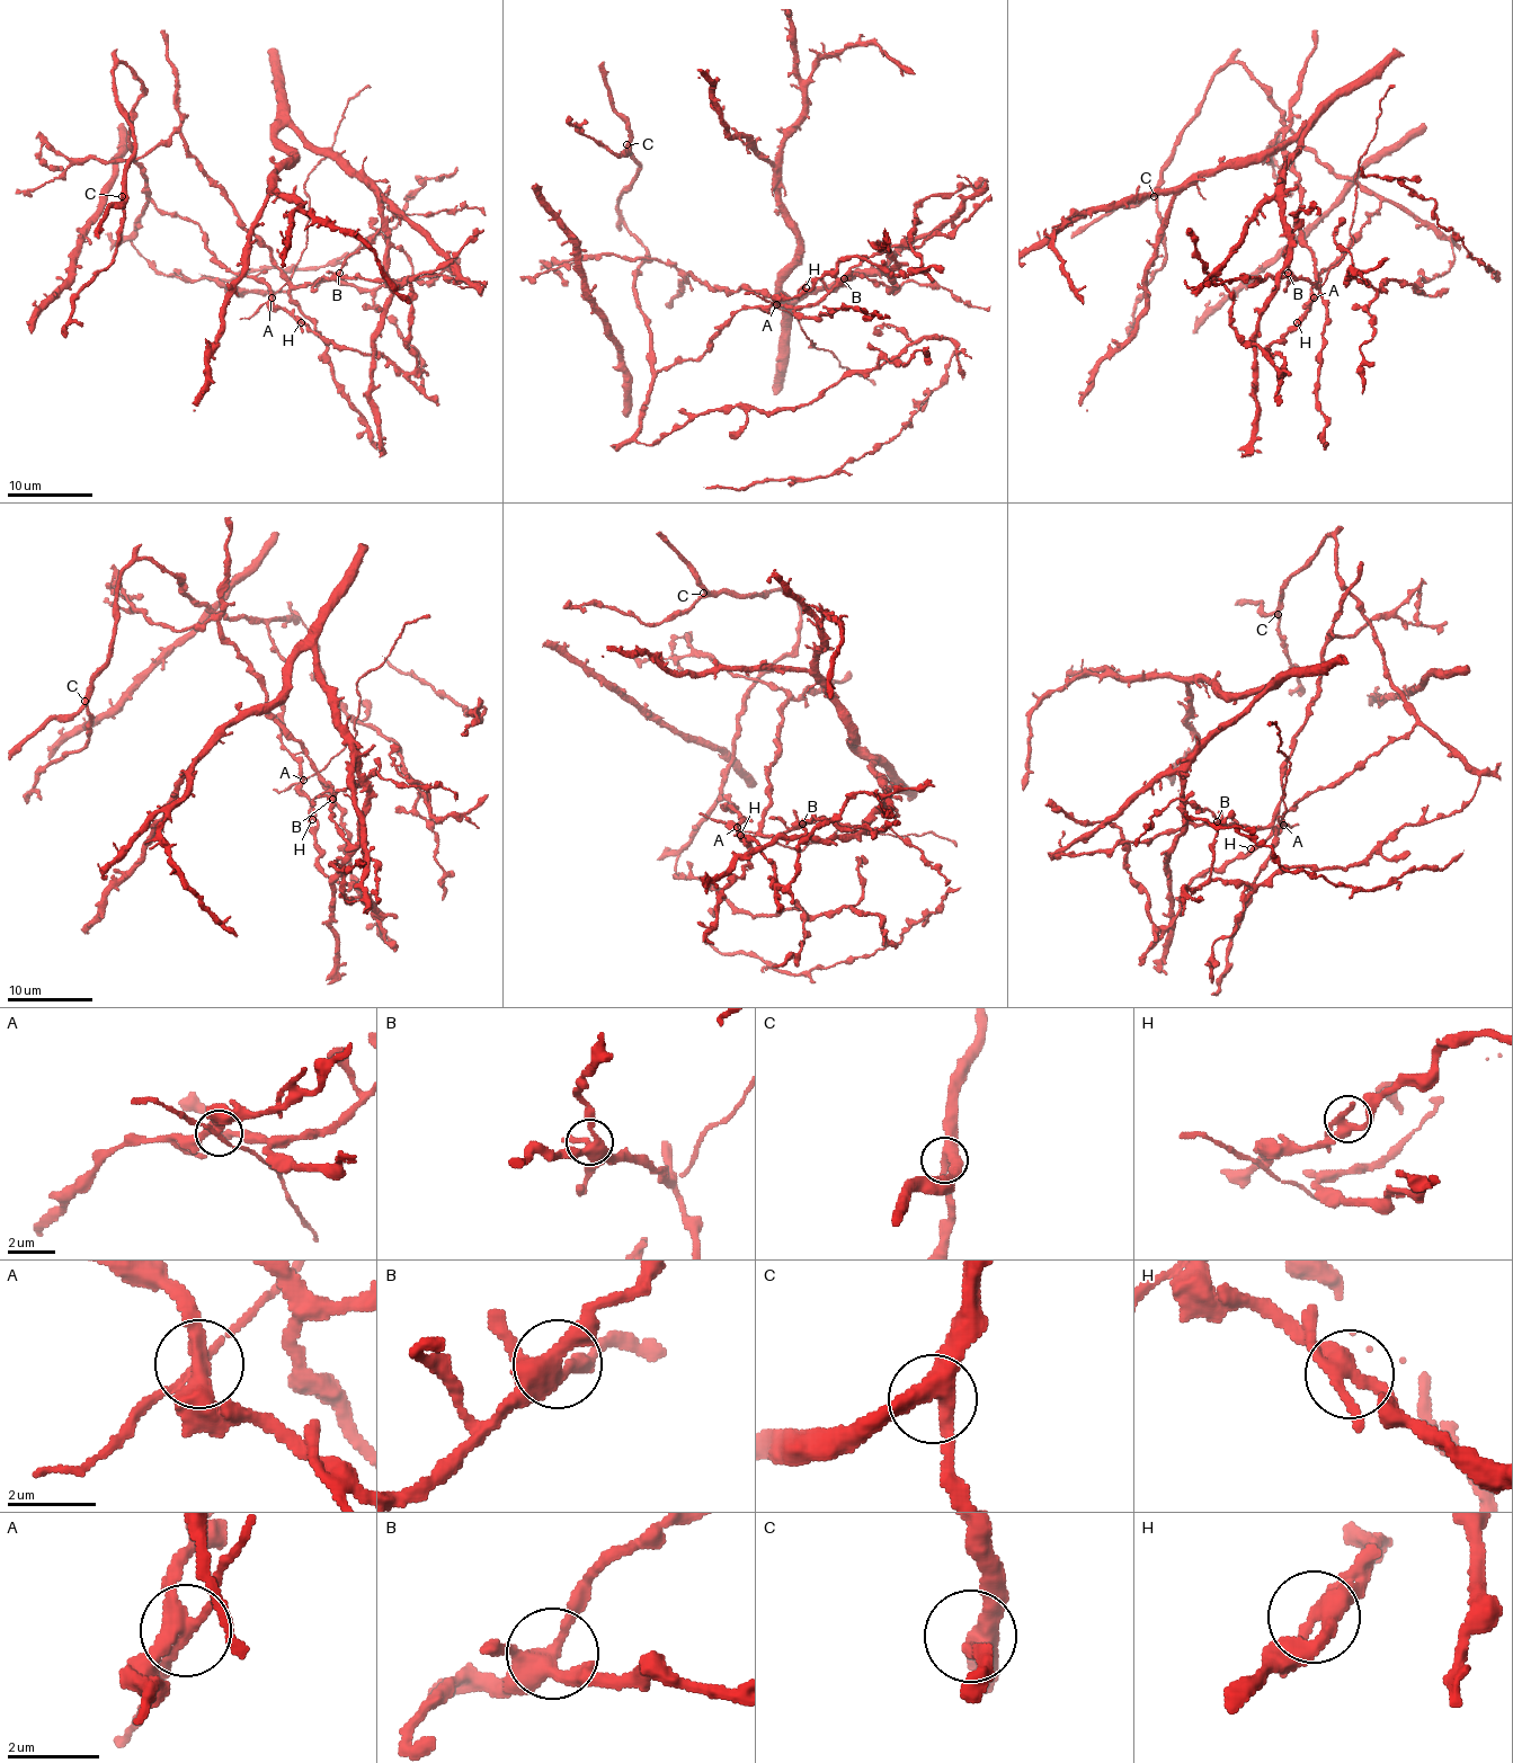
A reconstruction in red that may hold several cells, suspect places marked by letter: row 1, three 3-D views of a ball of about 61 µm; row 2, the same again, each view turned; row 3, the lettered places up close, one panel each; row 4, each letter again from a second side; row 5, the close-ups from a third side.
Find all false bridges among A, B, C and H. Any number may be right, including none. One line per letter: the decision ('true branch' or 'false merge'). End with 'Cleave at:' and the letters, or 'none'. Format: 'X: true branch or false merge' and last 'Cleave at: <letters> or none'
A: false merge
B: true branch
C: true branch
H: true branch
Cleave at: A

